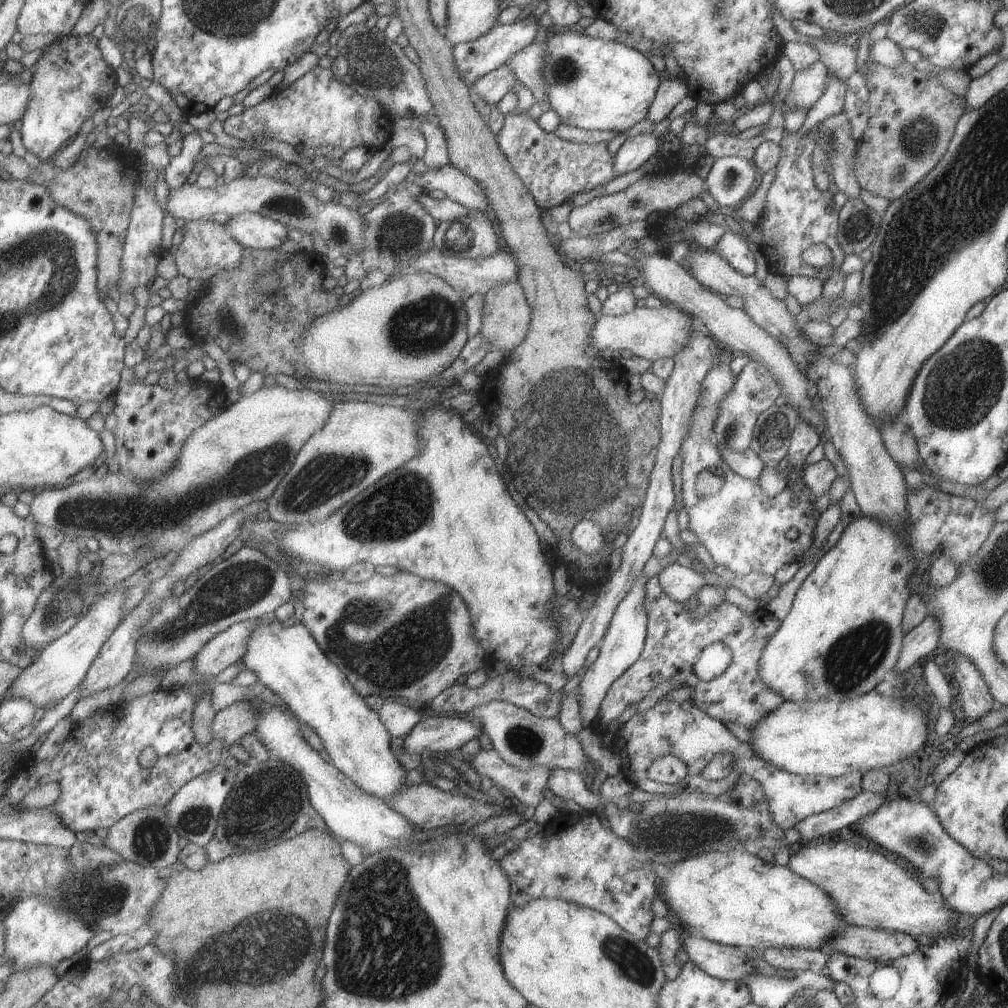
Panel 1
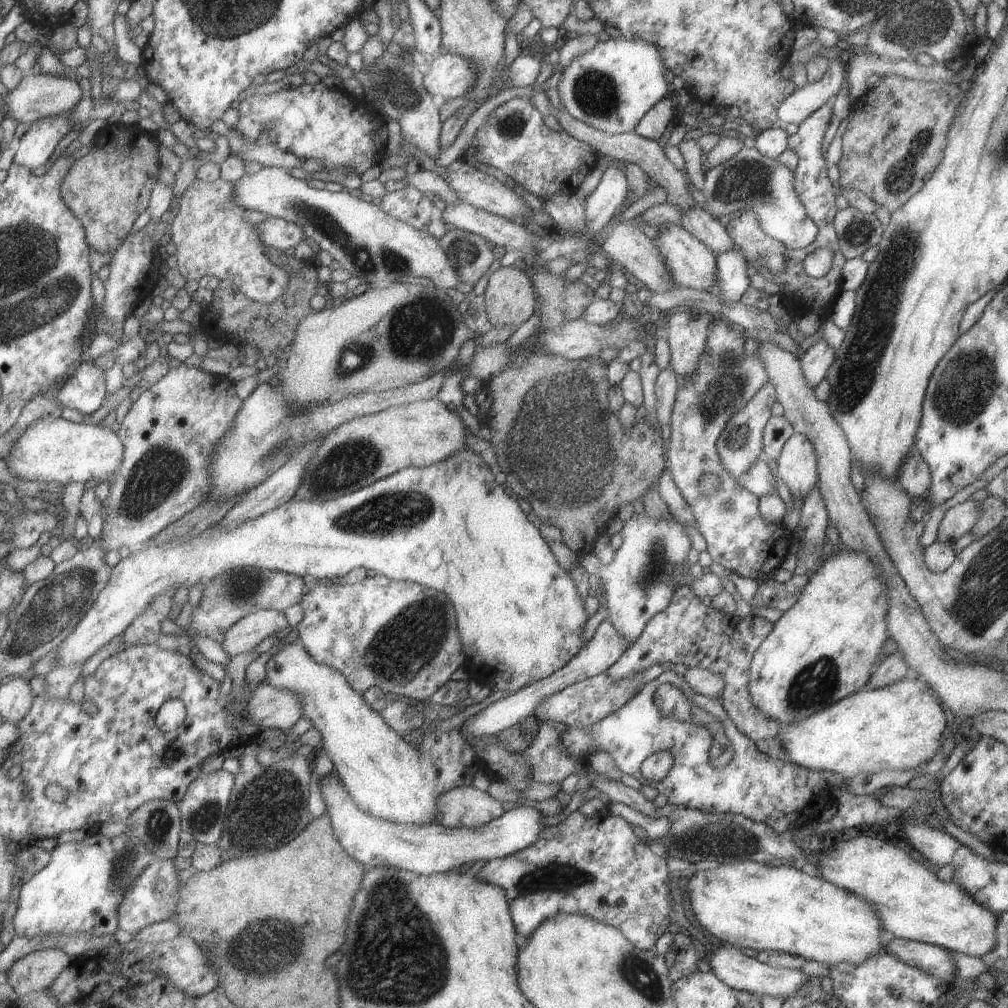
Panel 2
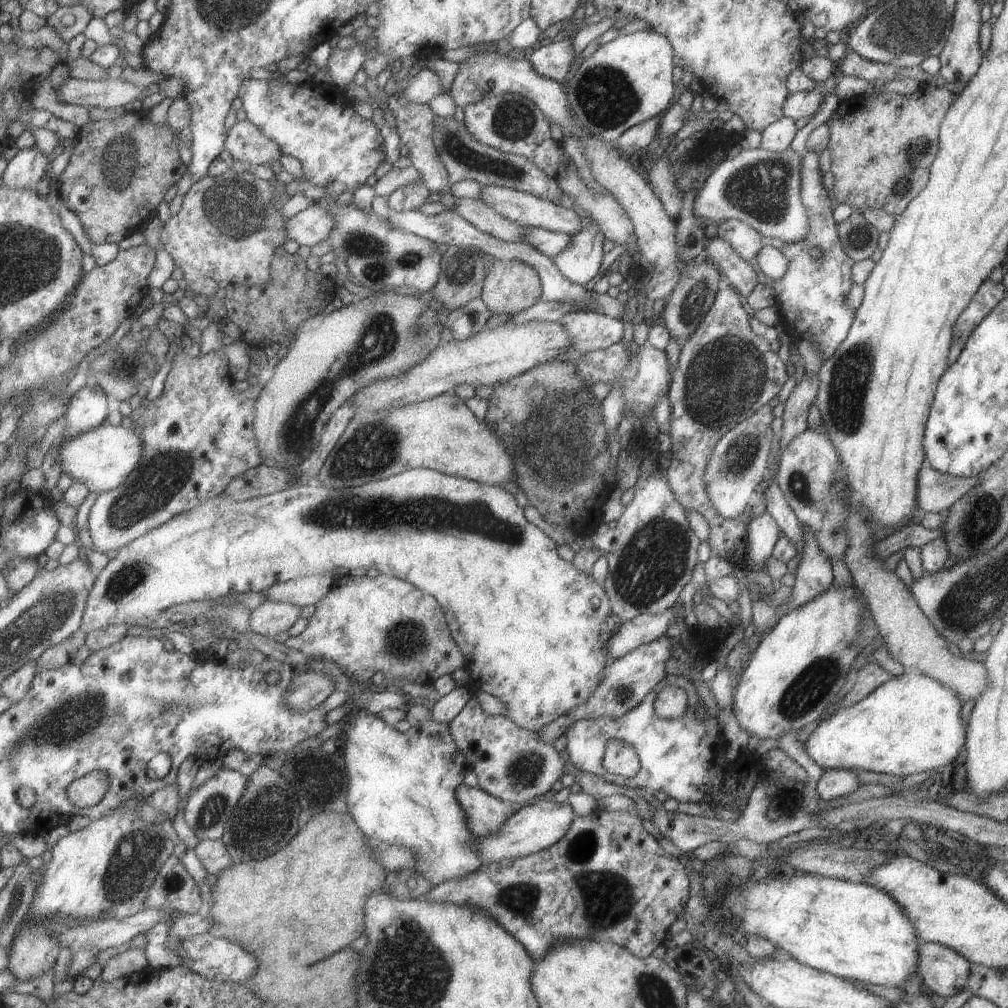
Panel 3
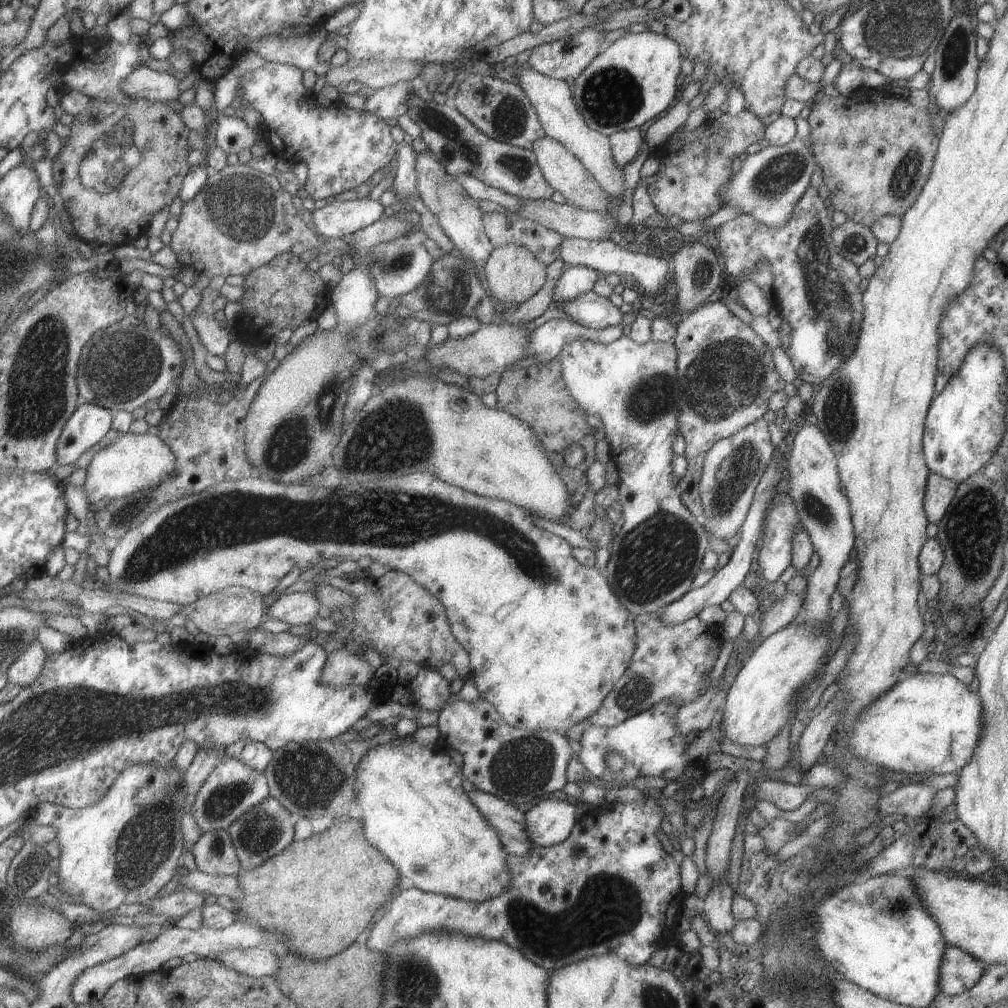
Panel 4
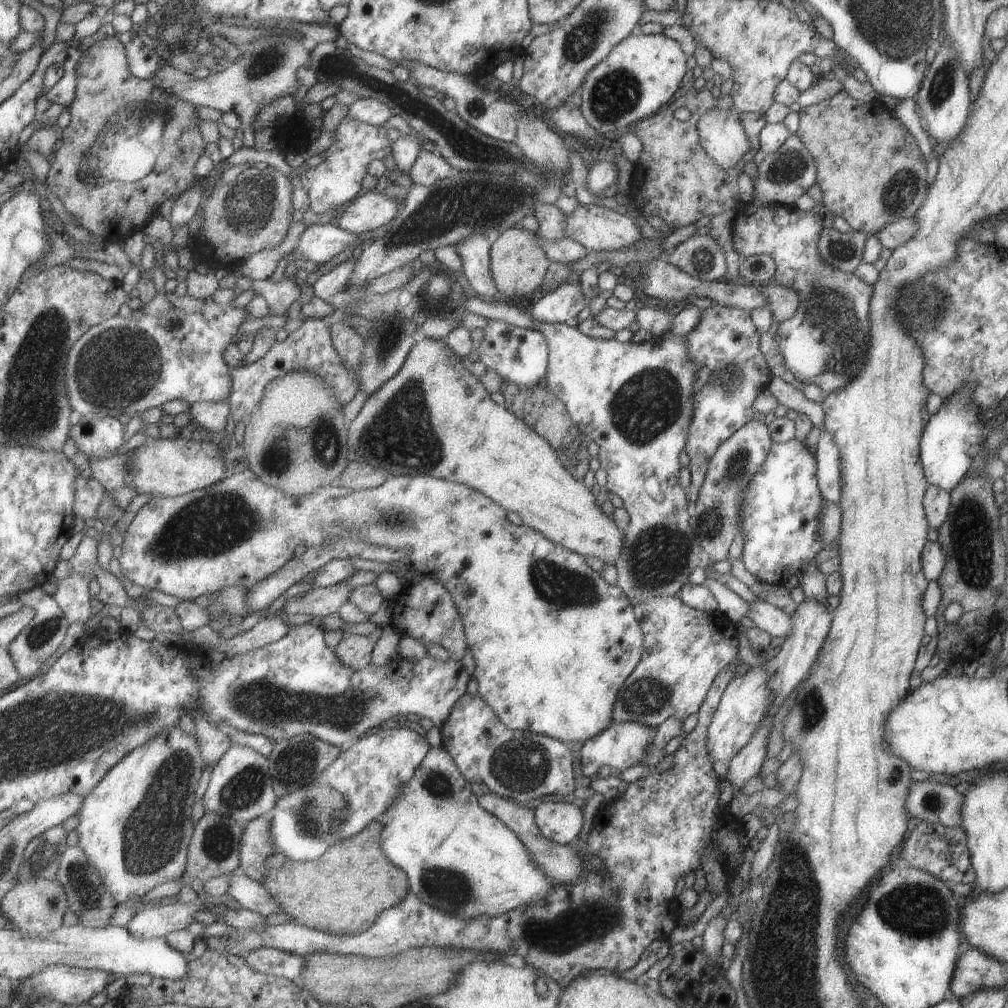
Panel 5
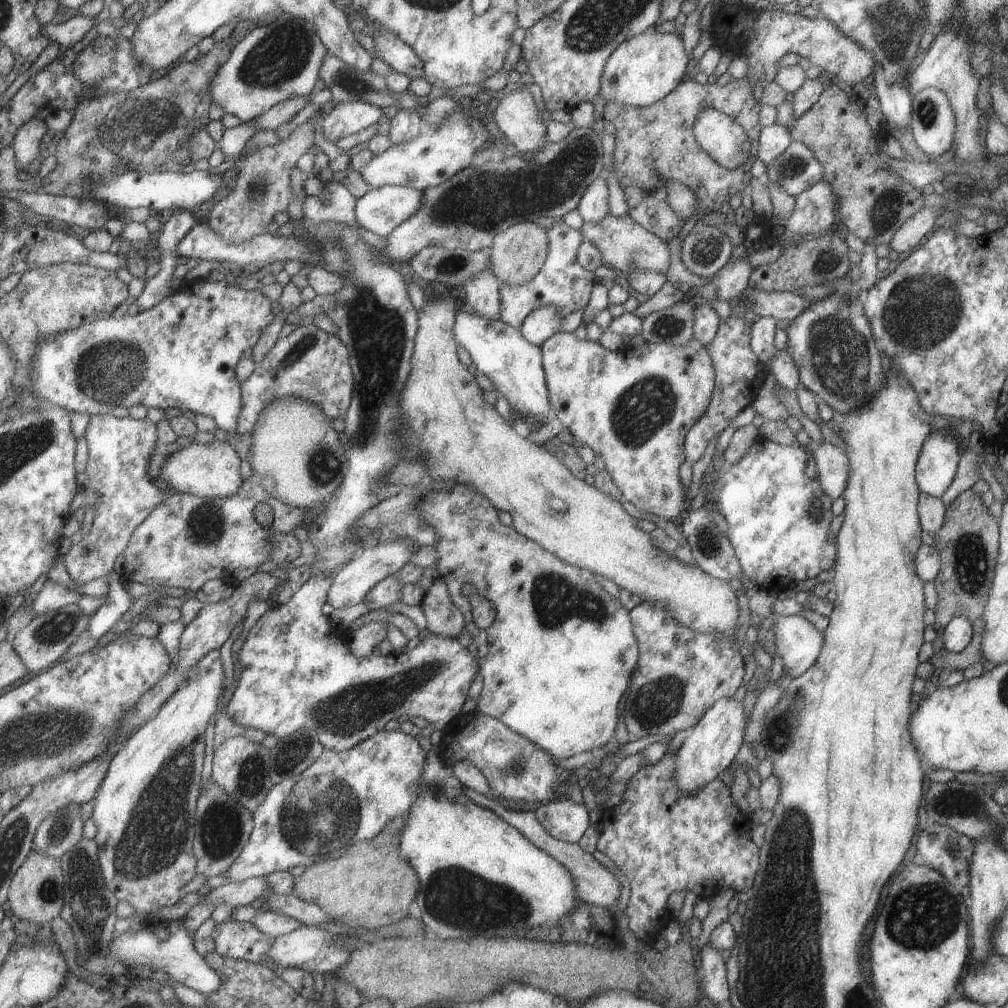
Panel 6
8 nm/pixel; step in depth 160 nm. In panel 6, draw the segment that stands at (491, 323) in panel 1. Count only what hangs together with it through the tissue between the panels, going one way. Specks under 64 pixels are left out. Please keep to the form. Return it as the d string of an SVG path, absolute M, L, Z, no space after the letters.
M520 222L507 227L493 237L487 249L488 264L495 278L510 285L527 284L543 266L547 251L548 238L545 230L532 222Z

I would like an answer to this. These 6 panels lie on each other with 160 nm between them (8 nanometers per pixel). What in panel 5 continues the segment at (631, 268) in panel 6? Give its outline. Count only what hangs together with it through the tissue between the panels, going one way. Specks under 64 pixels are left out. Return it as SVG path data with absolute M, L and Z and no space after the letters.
M578 204L571 212L565 214L563 232L565 237L572 238L587 250L619 250L642 238L634 220L626 214L619 214L609 207L601 205Z

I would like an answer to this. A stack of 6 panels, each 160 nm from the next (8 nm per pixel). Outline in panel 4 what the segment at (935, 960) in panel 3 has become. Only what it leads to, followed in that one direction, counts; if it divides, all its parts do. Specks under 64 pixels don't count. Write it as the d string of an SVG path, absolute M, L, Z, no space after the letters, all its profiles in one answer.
M947 945L944 948L941 962L939 963L938 970L938 992L946 995L958 995L965 989L969 990L979 980L982 975L981 962L977 962L969 953L966 953L960 948Z

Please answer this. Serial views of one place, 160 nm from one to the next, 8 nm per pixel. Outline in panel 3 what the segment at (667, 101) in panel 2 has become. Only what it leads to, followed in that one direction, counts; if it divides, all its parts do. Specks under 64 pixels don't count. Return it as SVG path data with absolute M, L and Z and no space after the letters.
M655 115L646 121L633 125L629 130L621 133L614 145L626 157L632 155L636 150L645 148L656 137L660 119L661 115Z

